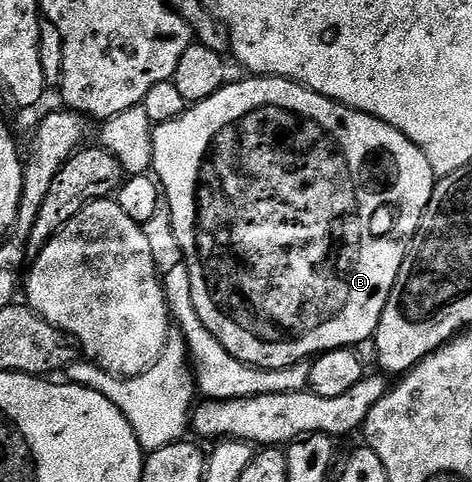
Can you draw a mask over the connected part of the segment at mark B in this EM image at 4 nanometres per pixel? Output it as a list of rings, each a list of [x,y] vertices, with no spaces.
[[[245,76],[242,82],[230,81],[219,92],[215,92],[215,96],[202,102],[192,103],[185,113],[175,120],[156,123],[153,128],[153,164],[151,170],[163,191],[163,202],[167,210],[169,206],[169,222],[173,225],[173,238],[177,241],[178,248],[181,249],[180,257],[187,264],[187,272],[191,272],[191,297],[195,299],[195,312],[199,312],[199,320],[203,320],[203,324],[207,324],[207,328],[216,336],[219,344],[223,344],[223,348],[227,348],[227,352],[231,352],[231,356],[235,356],[240,362],[246,362],[248,366],[258,366],[268,370],[287,368],[291,364],[312,359],[314,356],[325,354],[329,350],[355,348],[361,342],[372,339],[377,332],[377,325],[381,319],[383,308],[387,308],[391,288],[395,288],[399,268],[403,268],[405,251],[411,239],[417,234],[421,217],[431,200],[435,185],[435,175],[431,164],[427,164],[427,156],[423,156],[420,148],[407,136],[403,136],[403,132],[391,128],[391,124],[387,124],[370,114],[352,110],[349,106],[331,100],[311,88],[302,86],[299,82],[291,81],[289,78],[266,78],[264,76]]]

